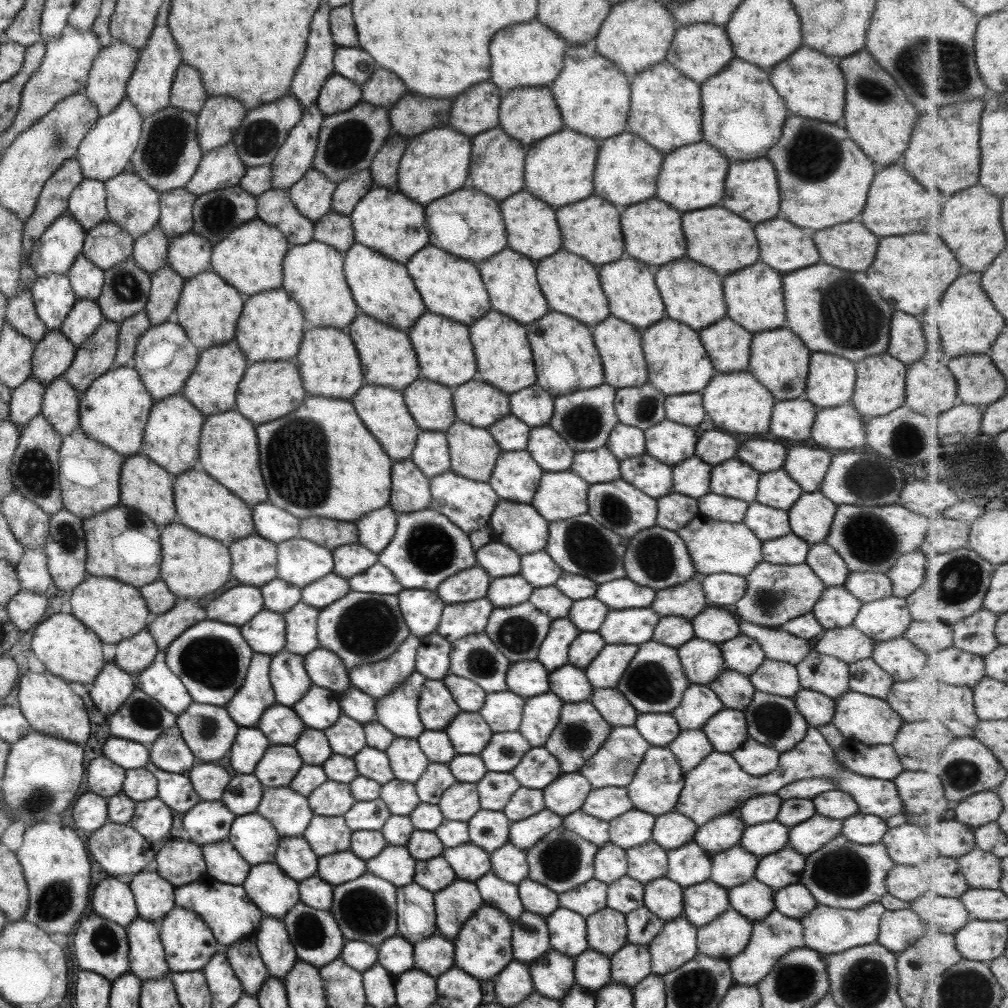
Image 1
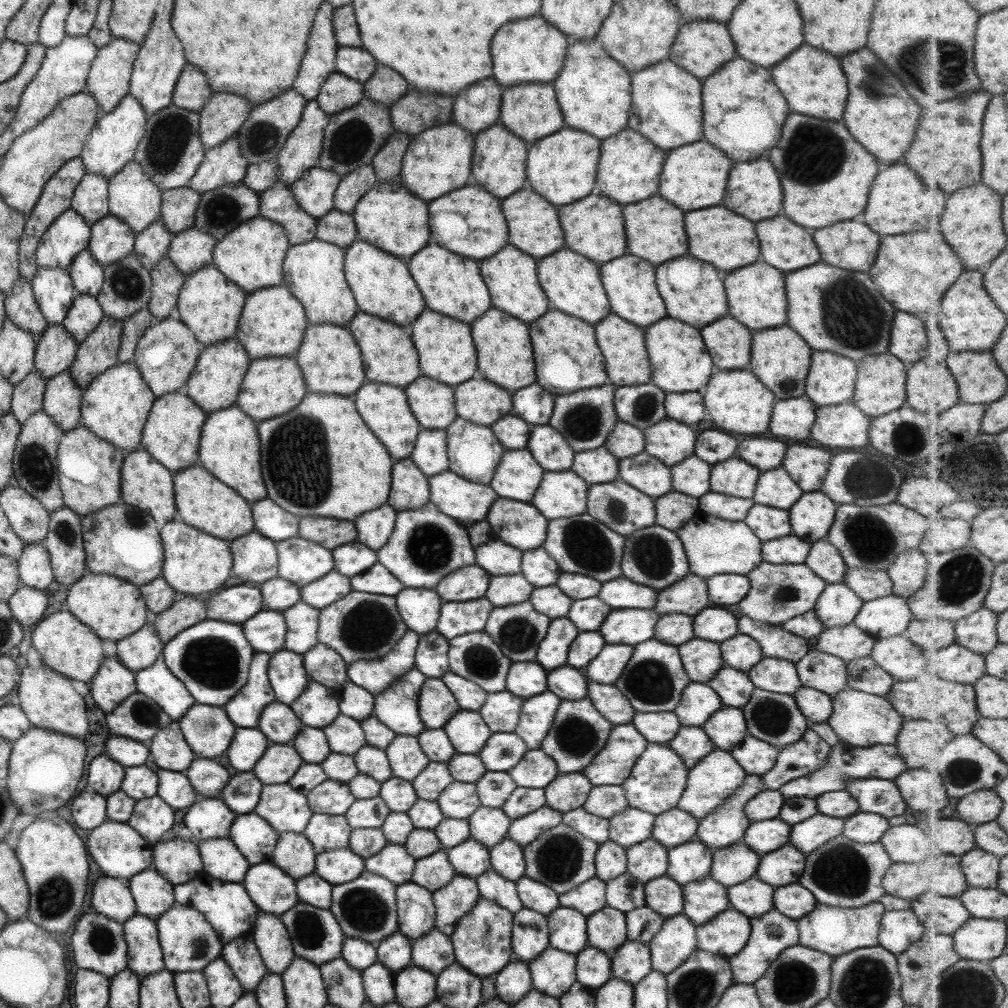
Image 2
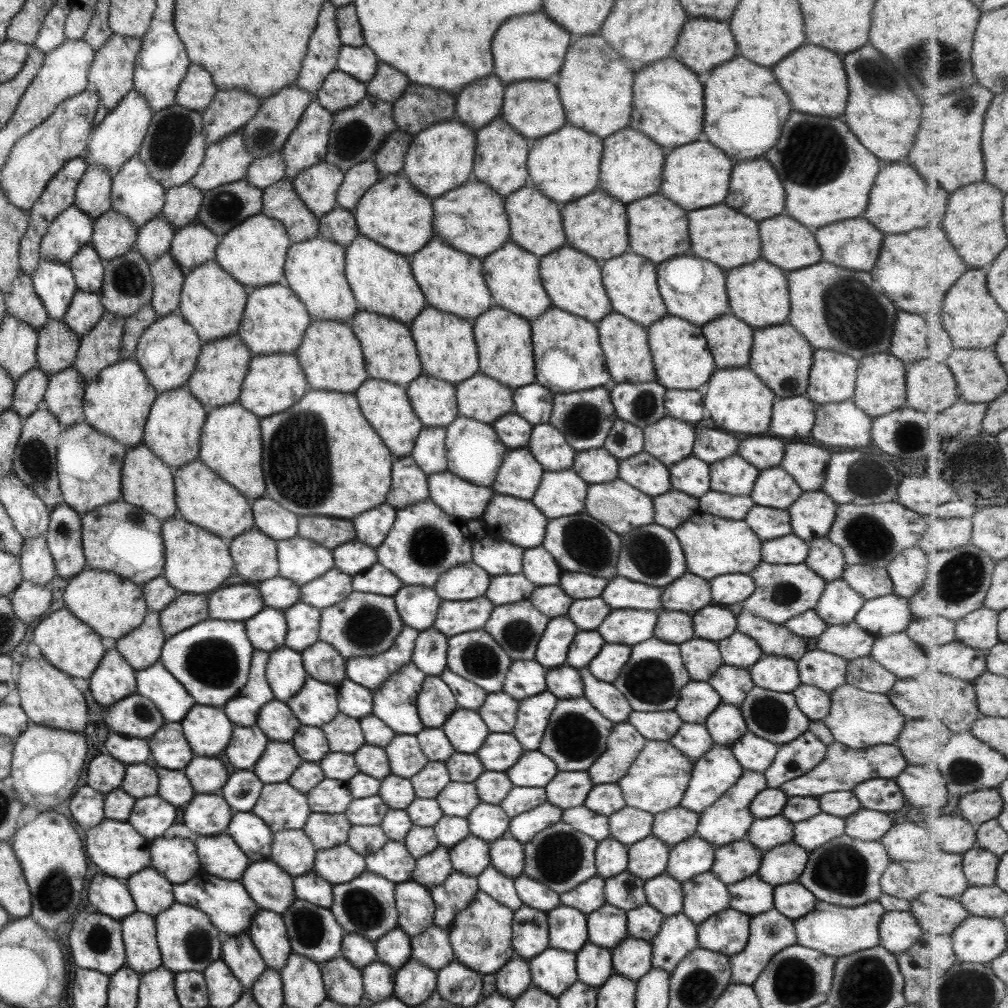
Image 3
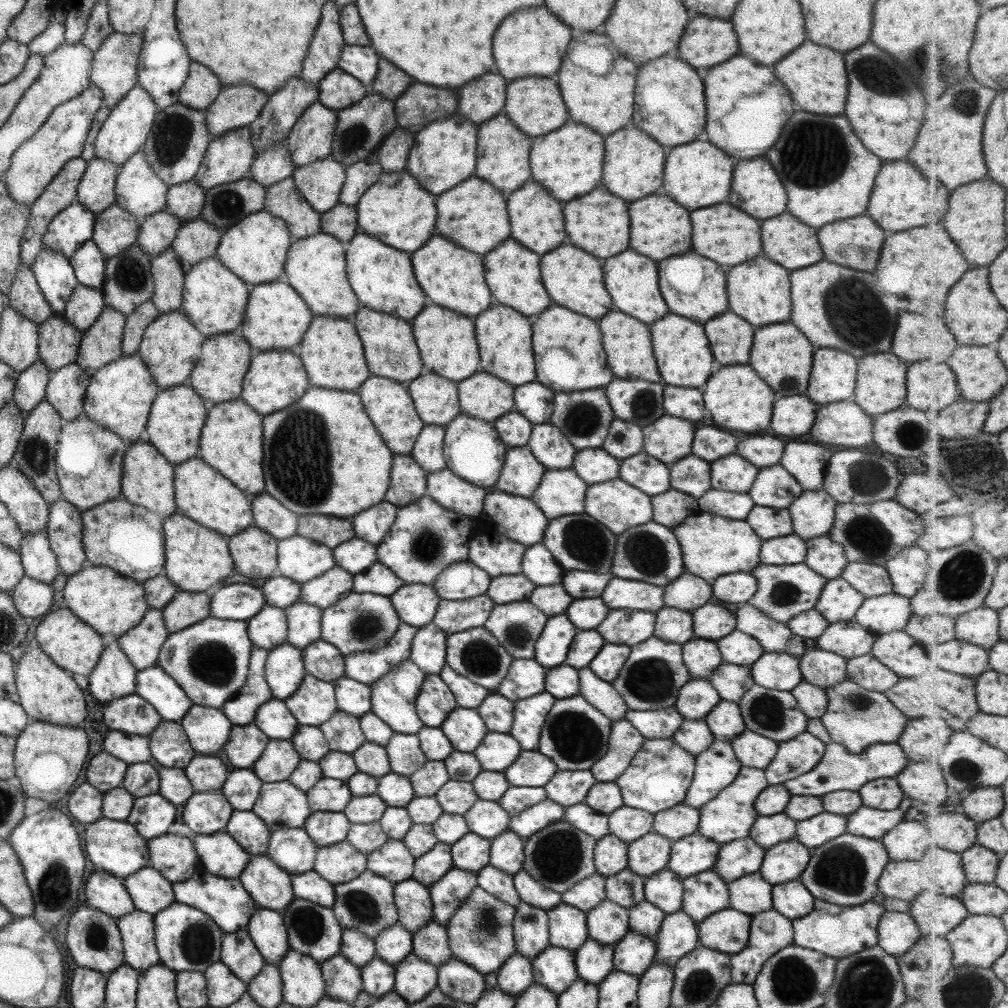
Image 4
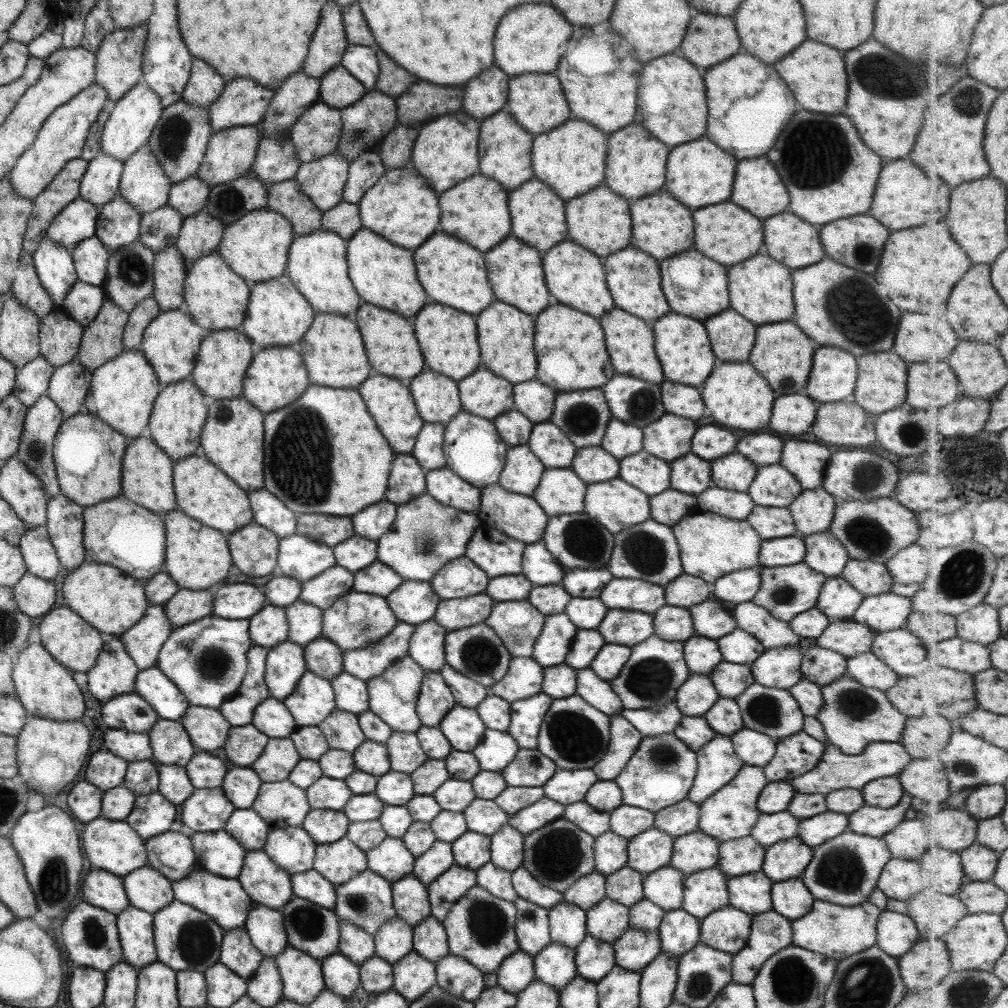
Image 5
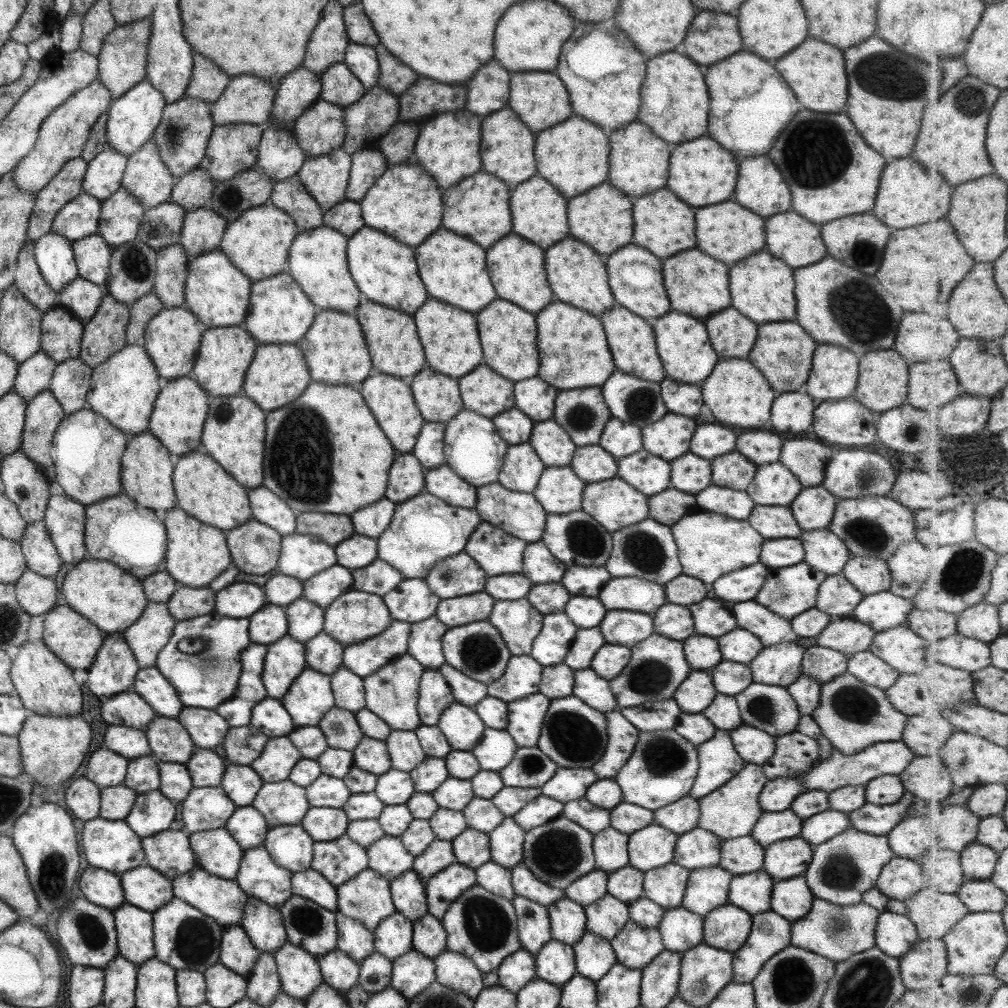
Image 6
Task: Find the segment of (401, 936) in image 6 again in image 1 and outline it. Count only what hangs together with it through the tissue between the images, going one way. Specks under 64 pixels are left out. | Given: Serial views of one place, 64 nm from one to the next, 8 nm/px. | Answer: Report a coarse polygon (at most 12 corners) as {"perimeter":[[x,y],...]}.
{"perimeter":[[386,938],[376,962],[393,978],[413,969],[413,947]]}

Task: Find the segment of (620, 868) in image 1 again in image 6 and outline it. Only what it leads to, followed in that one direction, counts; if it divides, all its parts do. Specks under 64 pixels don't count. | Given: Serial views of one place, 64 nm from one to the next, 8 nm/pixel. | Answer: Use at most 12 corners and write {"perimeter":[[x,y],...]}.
{"perimeter":[[608,826],[592,836],[594,869],[628,865],[628,835]]}

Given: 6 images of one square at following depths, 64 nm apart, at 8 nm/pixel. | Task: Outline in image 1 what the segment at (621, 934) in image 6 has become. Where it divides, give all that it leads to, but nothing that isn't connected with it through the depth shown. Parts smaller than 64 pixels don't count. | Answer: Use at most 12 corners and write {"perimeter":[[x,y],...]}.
{"perimeter":[[626,943],[608,959],[613,983],[632,988],[650,974],[646,946]]}

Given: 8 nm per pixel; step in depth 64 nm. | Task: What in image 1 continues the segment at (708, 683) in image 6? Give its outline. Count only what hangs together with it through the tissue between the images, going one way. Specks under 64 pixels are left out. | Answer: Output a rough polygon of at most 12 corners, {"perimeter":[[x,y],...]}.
{"perimeter":[[689,683],[670,715],[680,730],[702,728],[723,708],[707,685]]}

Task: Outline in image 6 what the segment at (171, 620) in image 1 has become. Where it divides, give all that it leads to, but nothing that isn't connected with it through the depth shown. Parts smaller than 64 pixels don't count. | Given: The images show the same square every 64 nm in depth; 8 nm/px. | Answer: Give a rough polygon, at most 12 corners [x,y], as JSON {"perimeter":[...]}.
{"perimeter":[[178,585],[166,602],[175,622],[213,610],[209,588]]}

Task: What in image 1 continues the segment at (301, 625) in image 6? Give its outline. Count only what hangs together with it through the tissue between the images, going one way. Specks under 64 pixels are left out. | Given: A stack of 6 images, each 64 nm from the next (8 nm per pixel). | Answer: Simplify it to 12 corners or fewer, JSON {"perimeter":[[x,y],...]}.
{"perimeter":[[299,601],[282,614],[283,650],[305,656],[318,646],[318,608]]}

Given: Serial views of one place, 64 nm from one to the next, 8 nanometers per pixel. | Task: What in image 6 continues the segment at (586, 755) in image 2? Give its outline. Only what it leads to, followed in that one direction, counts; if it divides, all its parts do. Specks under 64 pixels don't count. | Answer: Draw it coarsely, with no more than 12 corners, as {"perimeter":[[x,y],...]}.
{"perimeter":[[550,700],[536,747],[557,767],[590,769],[607,743],[604,713]]}

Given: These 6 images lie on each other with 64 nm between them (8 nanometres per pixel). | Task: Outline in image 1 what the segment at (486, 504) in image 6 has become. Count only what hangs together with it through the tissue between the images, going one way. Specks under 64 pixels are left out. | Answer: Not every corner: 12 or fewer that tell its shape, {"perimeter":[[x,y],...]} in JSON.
{"perimeter":[[498,500],[491,540],[519,557],[545,549],[548,523],[530,504]]}

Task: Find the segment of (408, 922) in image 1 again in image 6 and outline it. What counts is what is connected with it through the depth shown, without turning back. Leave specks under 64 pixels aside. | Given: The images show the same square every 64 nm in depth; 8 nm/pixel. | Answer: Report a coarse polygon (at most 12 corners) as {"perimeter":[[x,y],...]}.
{"perimeter":[[410,868],[389,879],[395,913],[428,914],[424,884]]}

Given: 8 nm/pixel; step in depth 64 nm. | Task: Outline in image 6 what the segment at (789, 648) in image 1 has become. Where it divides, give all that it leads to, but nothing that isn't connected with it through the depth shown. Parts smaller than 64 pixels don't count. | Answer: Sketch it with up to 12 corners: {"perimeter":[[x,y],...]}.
{"perimeter":[[753,600],[730,608],[737,628],[764,646],[797,642],[789,621]]}

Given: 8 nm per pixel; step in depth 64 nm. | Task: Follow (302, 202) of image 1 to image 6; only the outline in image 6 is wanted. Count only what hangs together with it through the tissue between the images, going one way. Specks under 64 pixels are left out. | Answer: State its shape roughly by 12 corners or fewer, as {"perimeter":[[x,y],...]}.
{"perimeter":[[339,148],[296,172],[321,210],[345,200],[350,155]]}

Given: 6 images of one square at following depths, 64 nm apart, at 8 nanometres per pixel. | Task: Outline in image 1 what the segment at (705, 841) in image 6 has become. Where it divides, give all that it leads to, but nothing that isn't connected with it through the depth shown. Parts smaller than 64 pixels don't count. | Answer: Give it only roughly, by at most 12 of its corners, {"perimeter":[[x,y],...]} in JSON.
{"perimeter":[[693,840],[666,851],[665,878],[682,889],[710,877],[710,857]]}

